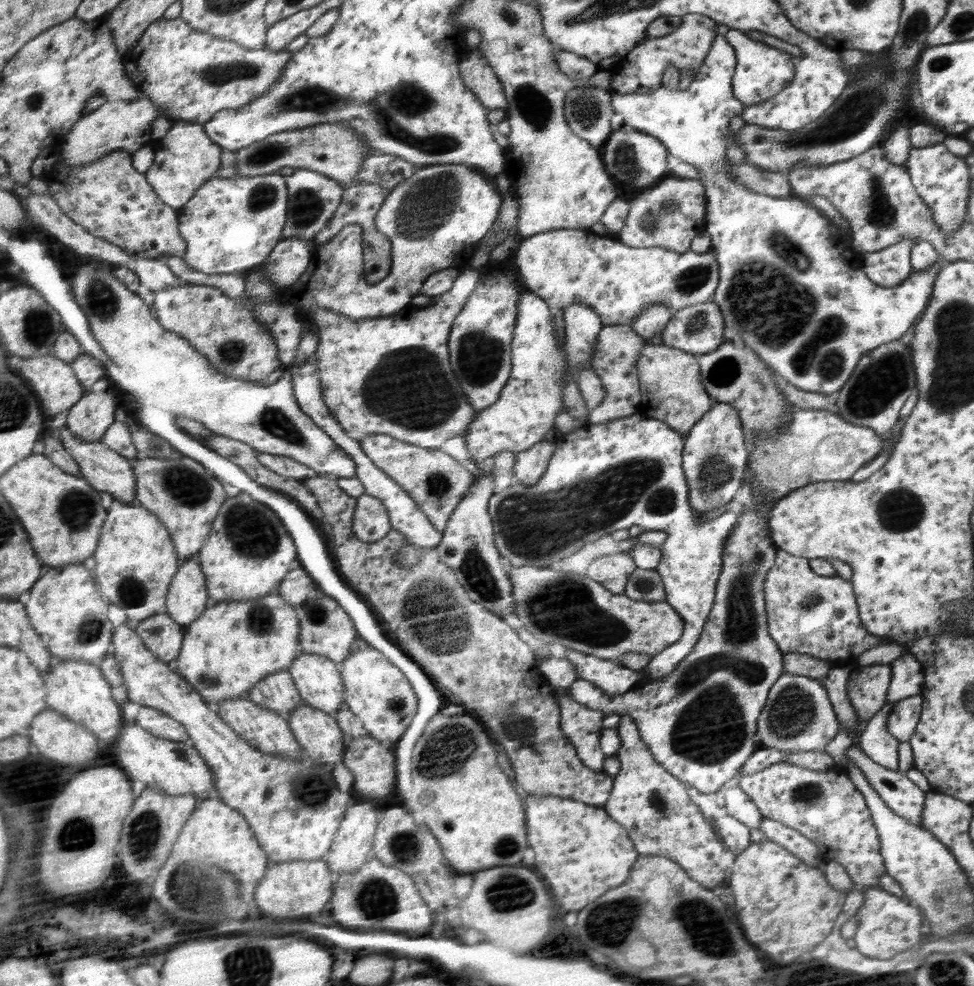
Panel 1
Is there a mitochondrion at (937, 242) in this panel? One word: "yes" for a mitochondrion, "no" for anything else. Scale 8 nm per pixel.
no

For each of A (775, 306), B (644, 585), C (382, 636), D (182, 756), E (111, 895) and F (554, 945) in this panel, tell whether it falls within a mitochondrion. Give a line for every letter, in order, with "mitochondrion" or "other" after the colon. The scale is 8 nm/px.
A: mitochondrion
B: mitochondrion
C: other
D: mitochondrion
E: other
F: other

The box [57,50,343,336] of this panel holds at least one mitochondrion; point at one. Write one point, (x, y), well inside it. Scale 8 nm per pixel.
(245, 70)

